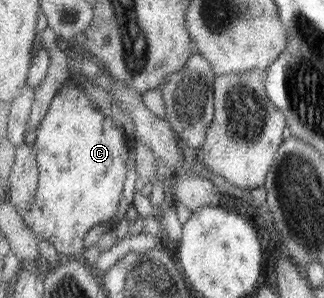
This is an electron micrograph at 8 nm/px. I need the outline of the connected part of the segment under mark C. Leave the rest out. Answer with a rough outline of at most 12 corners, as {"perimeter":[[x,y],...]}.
{"perimeter":[[68,83],[21,214],[65,258],[121,204],[129,142]]}

